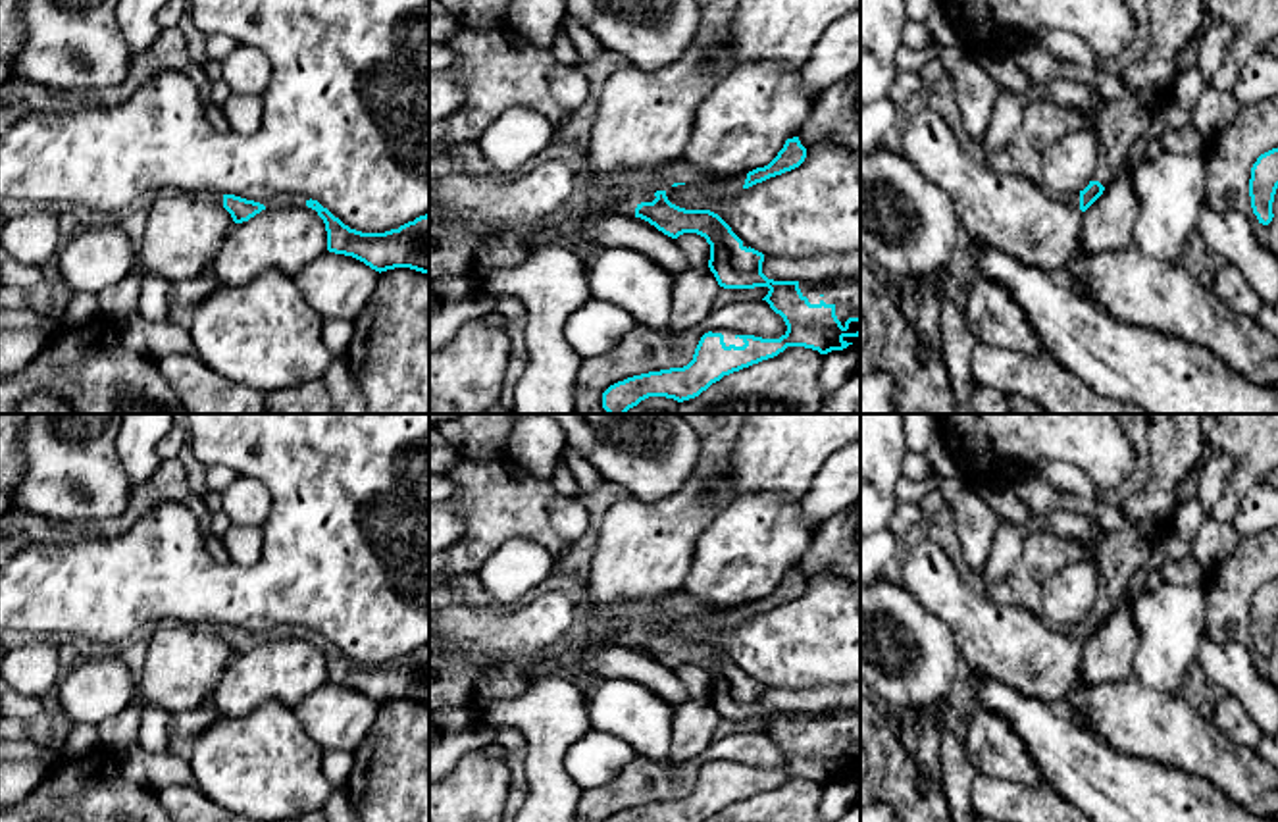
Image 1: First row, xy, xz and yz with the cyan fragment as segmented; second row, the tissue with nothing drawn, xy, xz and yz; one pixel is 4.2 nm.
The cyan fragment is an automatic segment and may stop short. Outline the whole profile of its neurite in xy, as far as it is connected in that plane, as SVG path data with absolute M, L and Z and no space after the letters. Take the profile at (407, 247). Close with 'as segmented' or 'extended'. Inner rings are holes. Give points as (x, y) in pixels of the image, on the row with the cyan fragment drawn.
M198 191L194 196L223 206L235 223L248 221L268 208L304 208L323 219L329 252L352 256L379 273L395 268L410 268L429 275L429 214L398 229L362 233L345 225L327 208L306 194L283 193L262 202L212 191Z; extended

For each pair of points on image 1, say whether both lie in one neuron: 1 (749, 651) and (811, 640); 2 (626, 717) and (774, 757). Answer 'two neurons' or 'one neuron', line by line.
1: one neuron
2: two neurons

